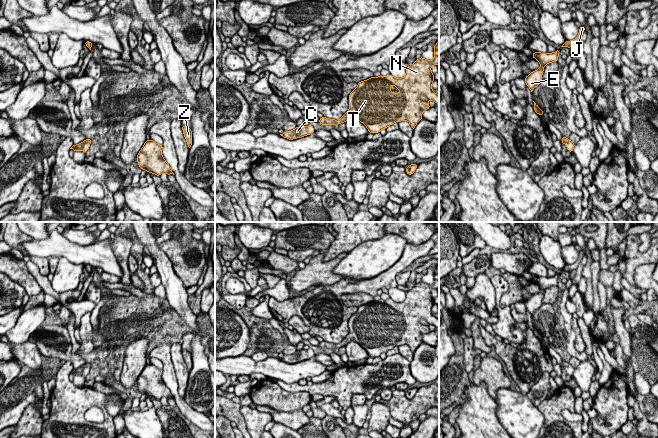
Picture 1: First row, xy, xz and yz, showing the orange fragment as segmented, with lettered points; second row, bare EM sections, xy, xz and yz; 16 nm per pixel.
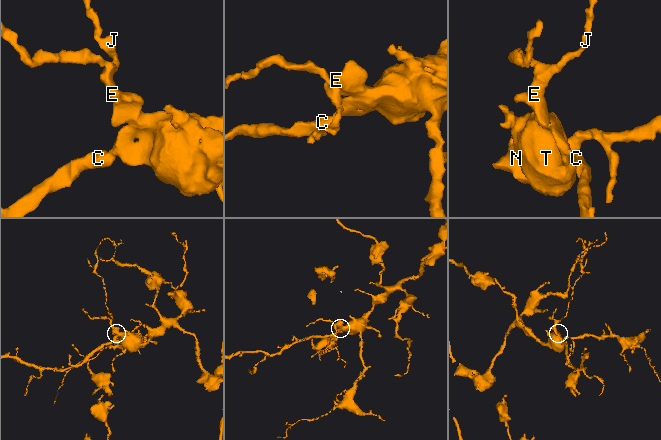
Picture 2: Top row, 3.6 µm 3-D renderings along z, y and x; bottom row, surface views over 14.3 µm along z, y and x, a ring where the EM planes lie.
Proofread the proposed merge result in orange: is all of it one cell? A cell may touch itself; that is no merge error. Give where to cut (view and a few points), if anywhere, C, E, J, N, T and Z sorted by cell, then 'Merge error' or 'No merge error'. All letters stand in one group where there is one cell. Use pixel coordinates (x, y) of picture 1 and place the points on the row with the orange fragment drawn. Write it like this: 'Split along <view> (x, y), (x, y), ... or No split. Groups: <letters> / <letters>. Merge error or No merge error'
No split. Groups: C E J N T Z. No merge error

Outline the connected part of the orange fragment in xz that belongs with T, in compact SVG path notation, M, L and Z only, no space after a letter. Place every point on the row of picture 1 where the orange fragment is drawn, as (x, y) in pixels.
M439 40L433 49L434 59L432 61L420 57L406 68L403 78L395 78L389 74L385 77L374 76L359 82L357 88L349 94L349 110L340 119L322 117L318 122L322 125L334 126L355 117L367 127L369 133L374 134L400 121L408 121L414 129L417 123L423 119L423 111L430 108L428 101L432 100L439 104L439 95L432 90L434 74L431 71L433 65L439 64Z

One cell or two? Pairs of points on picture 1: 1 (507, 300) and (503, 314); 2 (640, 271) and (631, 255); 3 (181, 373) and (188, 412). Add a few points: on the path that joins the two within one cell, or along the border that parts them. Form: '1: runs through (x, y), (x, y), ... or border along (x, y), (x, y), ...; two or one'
1: border along (508, 283), (508, 289), (500, 300), (502, 308); two
2: border along (647, 263), (634, 271), (638, 287); two
3: border along (174, 370), (177, 392), (183, 399); two

